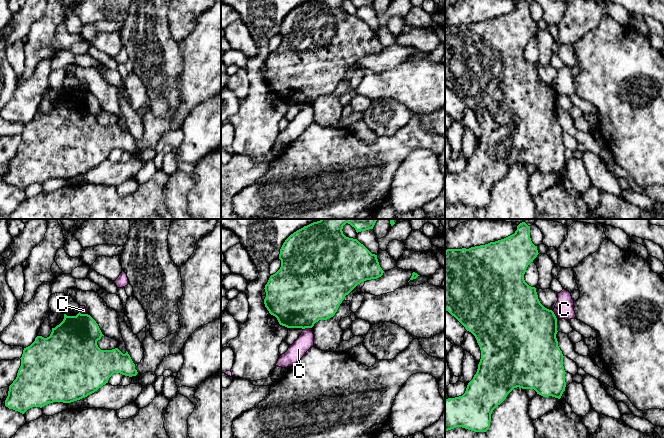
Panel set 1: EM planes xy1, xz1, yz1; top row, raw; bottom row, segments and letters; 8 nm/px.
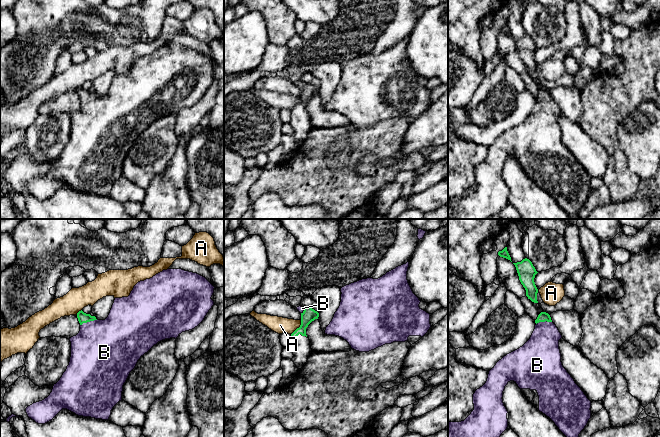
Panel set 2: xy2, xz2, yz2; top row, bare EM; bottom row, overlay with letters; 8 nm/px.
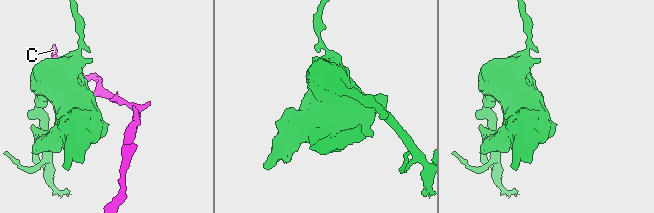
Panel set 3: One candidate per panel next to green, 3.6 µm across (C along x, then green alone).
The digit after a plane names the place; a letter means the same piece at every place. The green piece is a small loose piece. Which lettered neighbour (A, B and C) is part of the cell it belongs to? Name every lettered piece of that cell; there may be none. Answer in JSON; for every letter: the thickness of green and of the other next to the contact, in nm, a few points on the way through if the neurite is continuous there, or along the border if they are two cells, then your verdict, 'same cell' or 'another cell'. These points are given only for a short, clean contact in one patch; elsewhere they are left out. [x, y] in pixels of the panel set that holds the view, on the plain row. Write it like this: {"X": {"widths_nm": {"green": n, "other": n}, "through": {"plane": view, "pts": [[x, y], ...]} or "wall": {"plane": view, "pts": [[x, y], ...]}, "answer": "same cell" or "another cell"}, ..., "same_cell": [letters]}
{"A": {"widths_nm": {"green": 110, "other": 130}, "wall": {"plane": "xz2", "pts": [[301, 96], [301, 100], [291, 110]]}, "answer": "another cell"}, "B": {"widths_nm": {"green": 80, "other": 460}, "through": {"plane": "xy2", "pts": [[82, 93], [88, 97], [97, 118], [103, 124]]}, "answer": "same cell"}, "C": {"widths_nm": {"green": 480, "other": 140}, "wall": {"plane": "xz1", "pts": [[310, 103], [303, 105]]}, "answer": "another cell"}, "same_cell": ["B"]}

